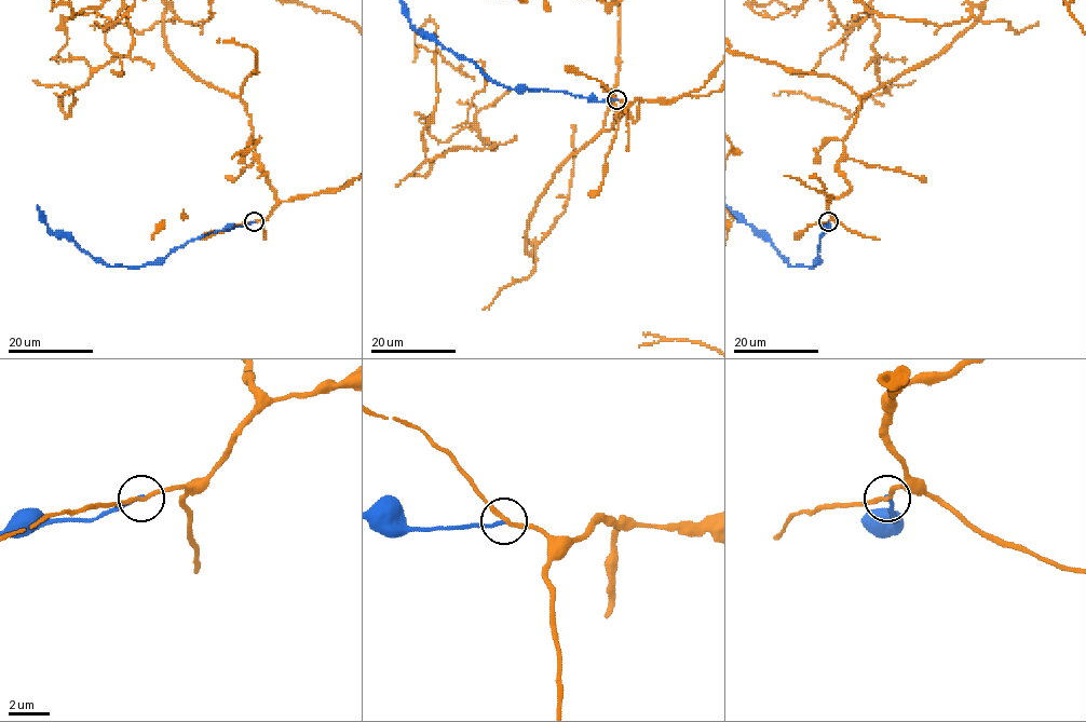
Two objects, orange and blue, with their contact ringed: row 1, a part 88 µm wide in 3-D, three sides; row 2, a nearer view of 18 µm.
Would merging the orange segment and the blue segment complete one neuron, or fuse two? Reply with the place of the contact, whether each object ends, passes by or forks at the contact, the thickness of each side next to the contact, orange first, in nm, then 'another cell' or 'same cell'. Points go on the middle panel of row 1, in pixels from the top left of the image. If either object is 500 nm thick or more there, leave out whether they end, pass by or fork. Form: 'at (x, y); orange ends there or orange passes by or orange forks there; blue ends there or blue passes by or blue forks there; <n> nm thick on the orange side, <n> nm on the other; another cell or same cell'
at (616, 99); orange passes by; blue ends there; 200 nm thick on the orange side, 170 nm on the other; another cell

